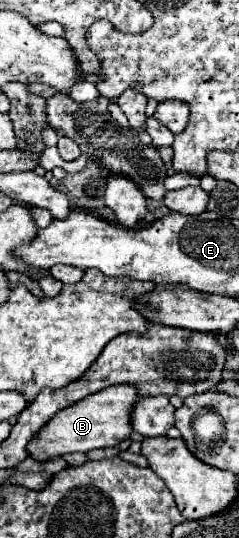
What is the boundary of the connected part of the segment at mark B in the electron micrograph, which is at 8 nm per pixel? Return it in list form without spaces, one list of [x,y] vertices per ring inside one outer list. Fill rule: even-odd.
[[[131,384],[123,386],[109,386],[105,390],[99,390],[77,404],[61,410],[51,418],[51,422],[35,436],[35,440],[27,446],[29,454],[35,460],[49,460],[61,454],[71,454],[71,452],[89,452],[95,448],[109,448],[117,446],[119,442],[127,440],[129,434],[133,432],[131,424],[131,414],[135,400],[139,398],[139,392]]]

